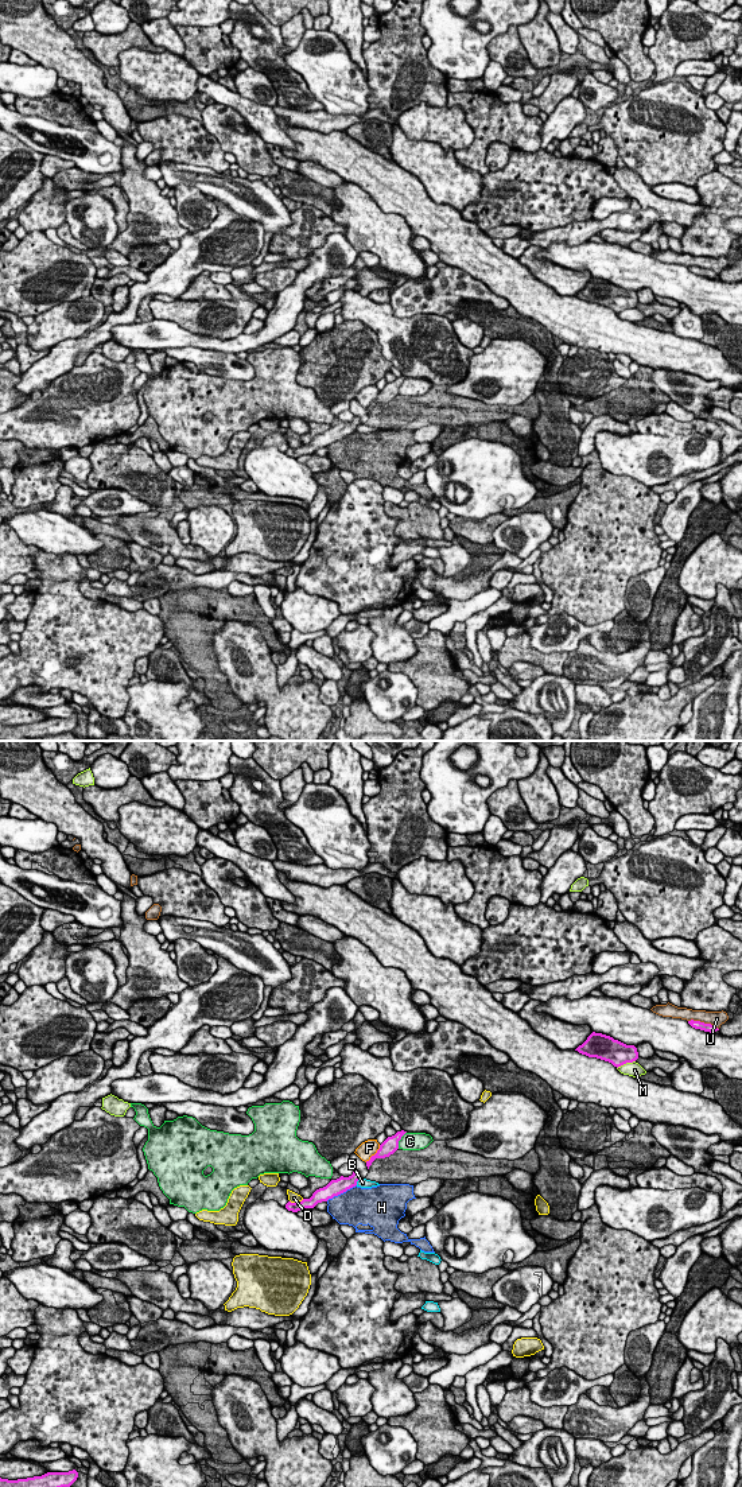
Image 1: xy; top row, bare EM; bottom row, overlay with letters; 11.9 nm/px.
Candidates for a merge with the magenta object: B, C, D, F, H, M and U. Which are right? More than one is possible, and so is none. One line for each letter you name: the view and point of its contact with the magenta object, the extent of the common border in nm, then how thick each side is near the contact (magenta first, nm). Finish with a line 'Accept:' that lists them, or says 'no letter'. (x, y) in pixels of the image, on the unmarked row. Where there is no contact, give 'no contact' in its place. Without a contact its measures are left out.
Accept: no letter

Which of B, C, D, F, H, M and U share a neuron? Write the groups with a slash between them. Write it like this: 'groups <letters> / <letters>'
groups B / C / D / F / H / M / U

